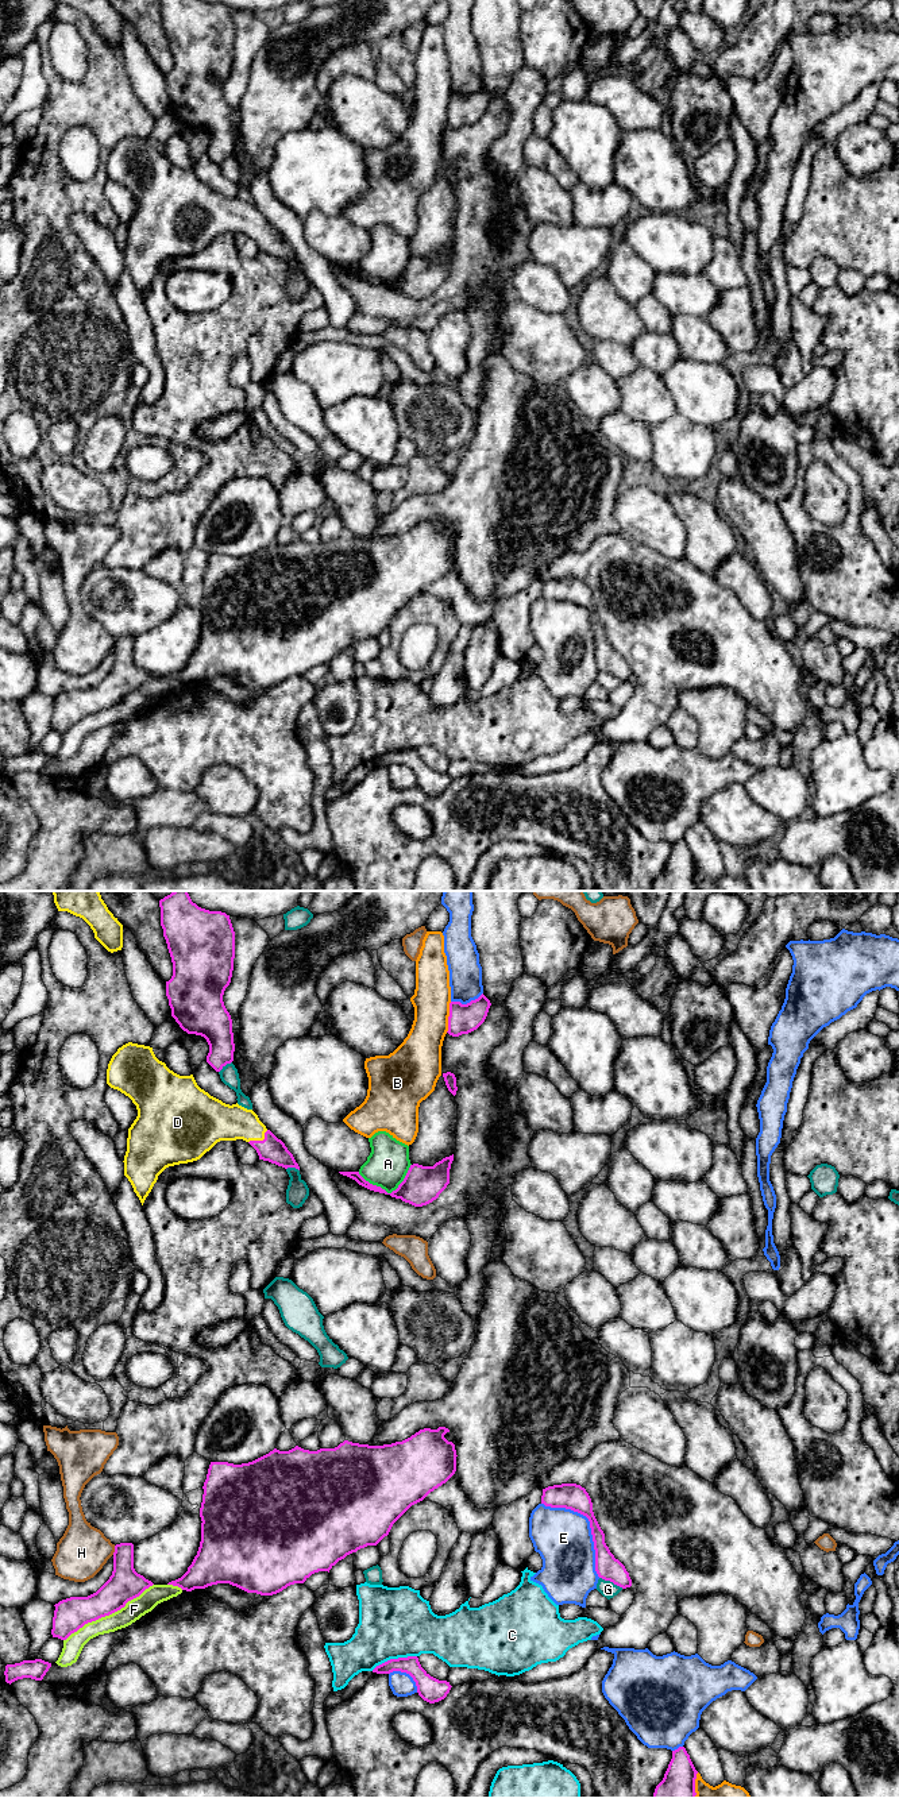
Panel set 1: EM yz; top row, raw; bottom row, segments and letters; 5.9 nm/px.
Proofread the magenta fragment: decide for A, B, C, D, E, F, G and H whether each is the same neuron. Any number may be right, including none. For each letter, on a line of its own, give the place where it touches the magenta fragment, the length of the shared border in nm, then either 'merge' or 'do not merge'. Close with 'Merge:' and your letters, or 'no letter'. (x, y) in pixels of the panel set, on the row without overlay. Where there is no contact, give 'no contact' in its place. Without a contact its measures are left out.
A: contact yz (389, 286); length 320 nm; do not merge
B: contact yz (448, 110); length 190 nm; do not merge
C: contact yz (393, 752); length 280 nm; do not merge
D: contact yz (259, 234); length 140 nm; merge
E: contact yz (590, 618); length 550 nm; do not merge
F: contact yz (108, 707); length 650 nm; do not merge
G: contact yz (612, 674); length 160 nm; do not merge
H: contact yz (115, 643); length 60 nm; do not merge
Merge: D

